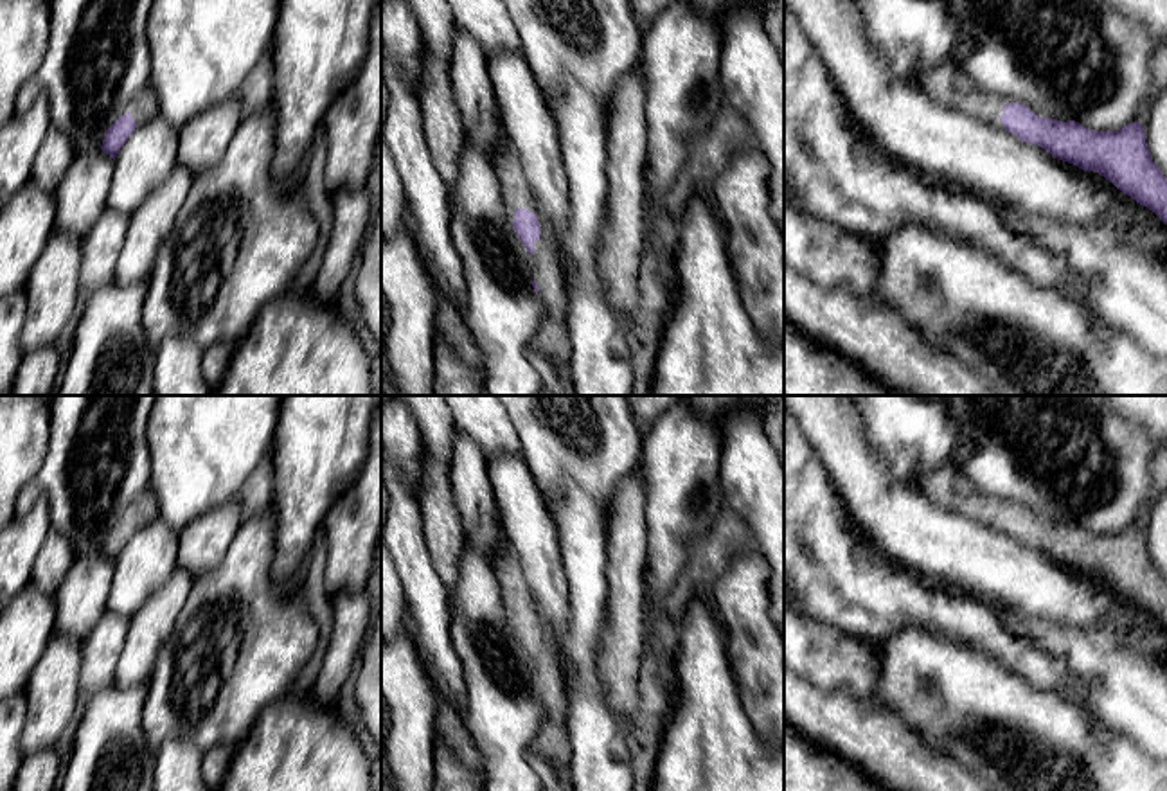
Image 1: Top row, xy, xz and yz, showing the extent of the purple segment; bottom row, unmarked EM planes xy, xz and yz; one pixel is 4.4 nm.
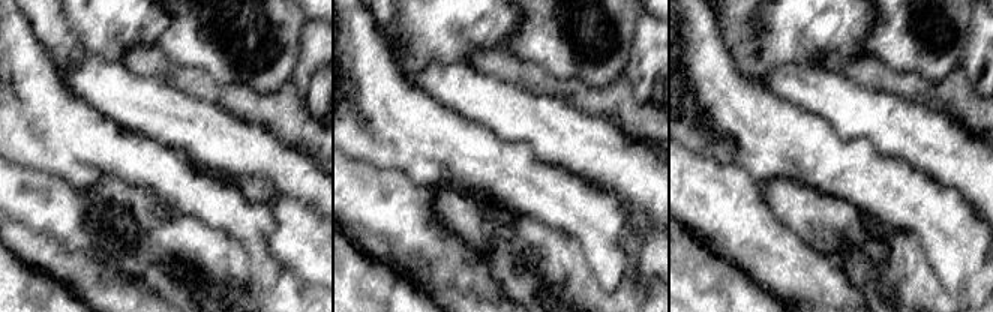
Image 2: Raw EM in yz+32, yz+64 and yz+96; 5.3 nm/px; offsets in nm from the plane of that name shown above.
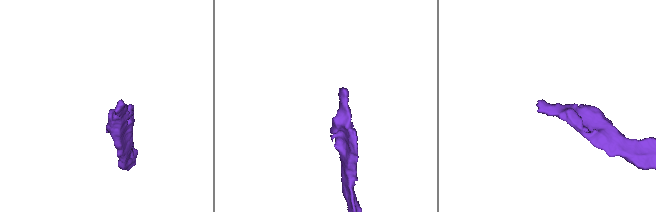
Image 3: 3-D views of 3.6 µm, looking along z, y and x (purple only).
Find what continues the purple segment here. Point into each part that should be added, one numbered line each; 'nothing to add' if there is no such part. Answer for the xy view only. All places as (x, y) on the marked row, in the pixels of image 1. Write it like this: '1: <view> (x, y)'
1: xy (144, 106)

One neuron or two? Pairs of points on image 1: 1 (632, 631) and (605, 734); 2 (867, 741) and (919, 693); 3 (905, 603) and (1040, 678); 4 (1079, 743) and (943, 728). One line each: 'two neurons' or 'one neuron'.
1: two neurons
2: two neurons
3: one neuron
4: one neuron

